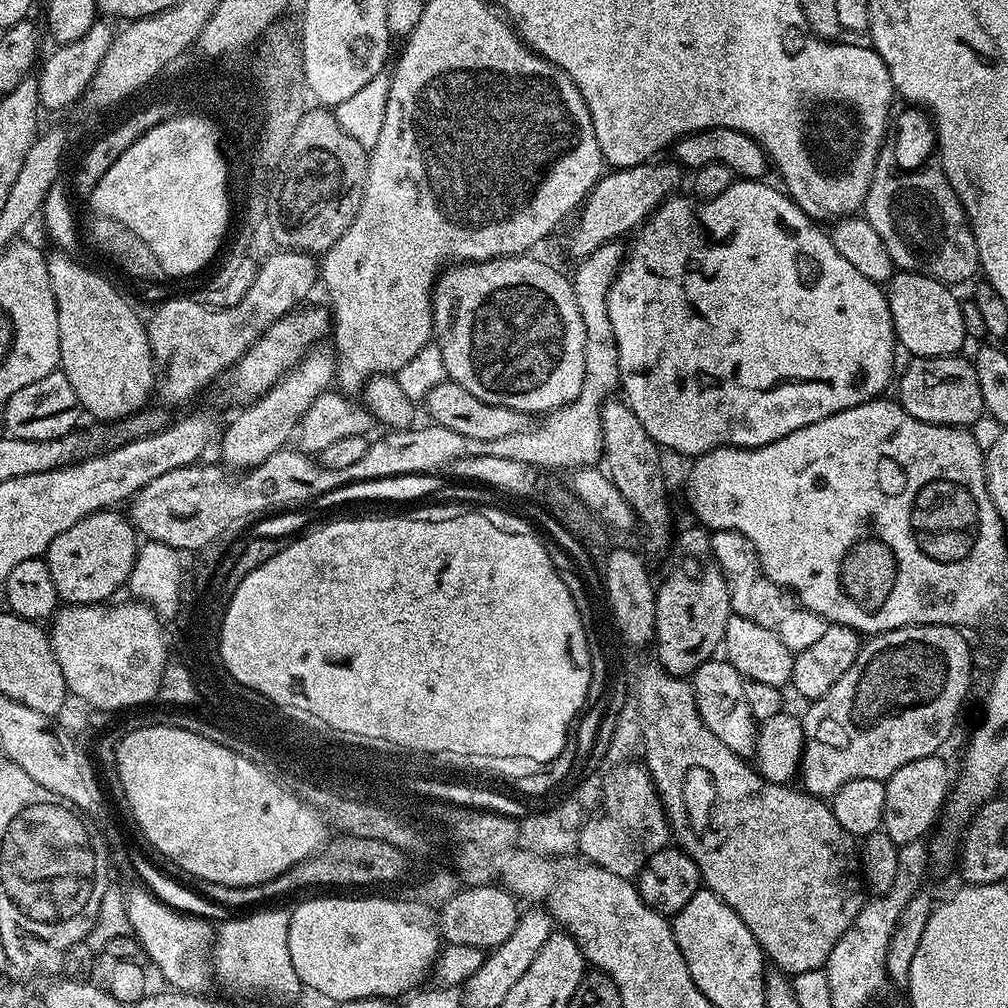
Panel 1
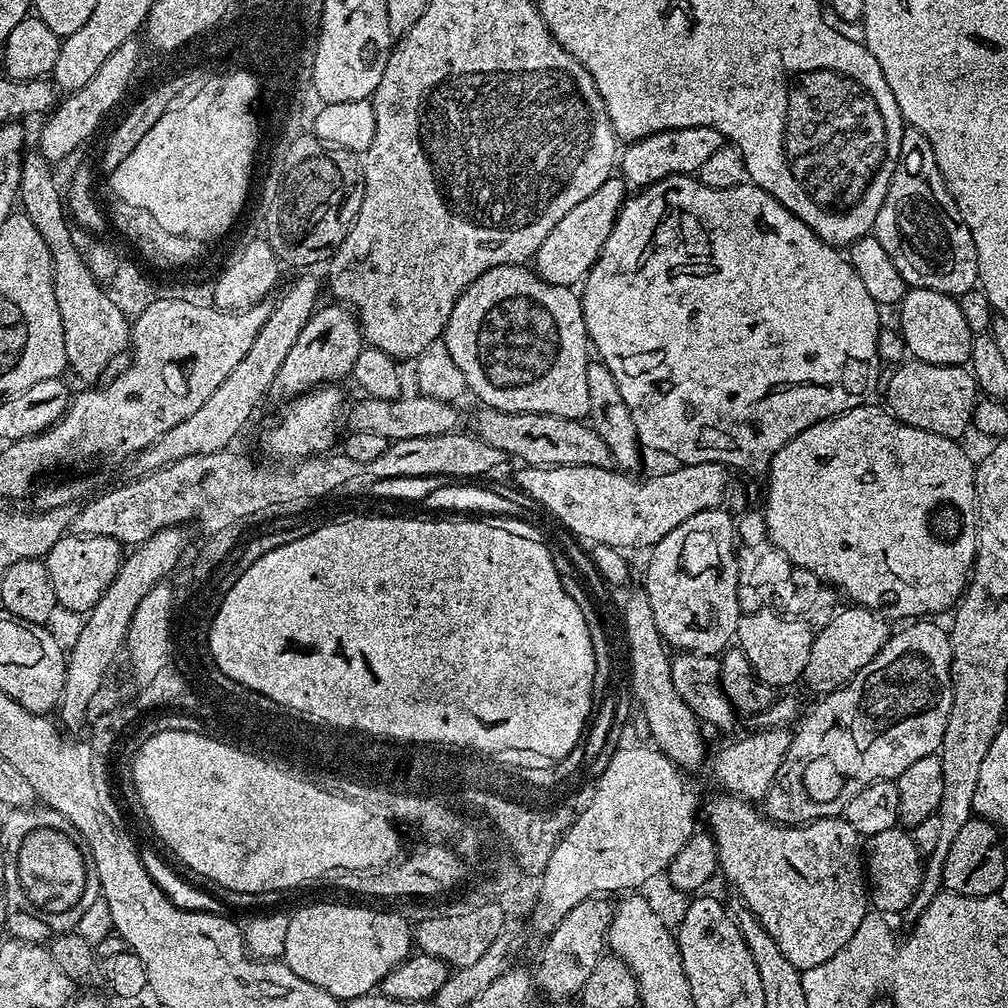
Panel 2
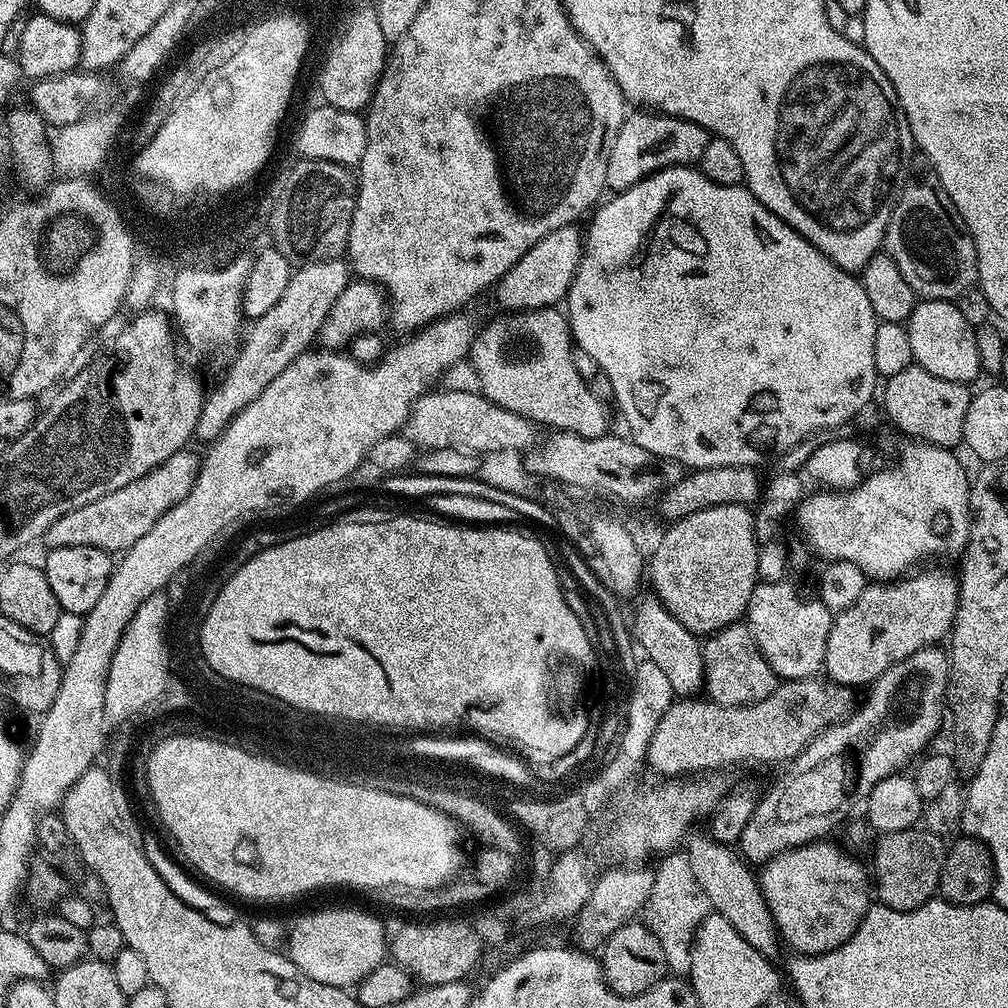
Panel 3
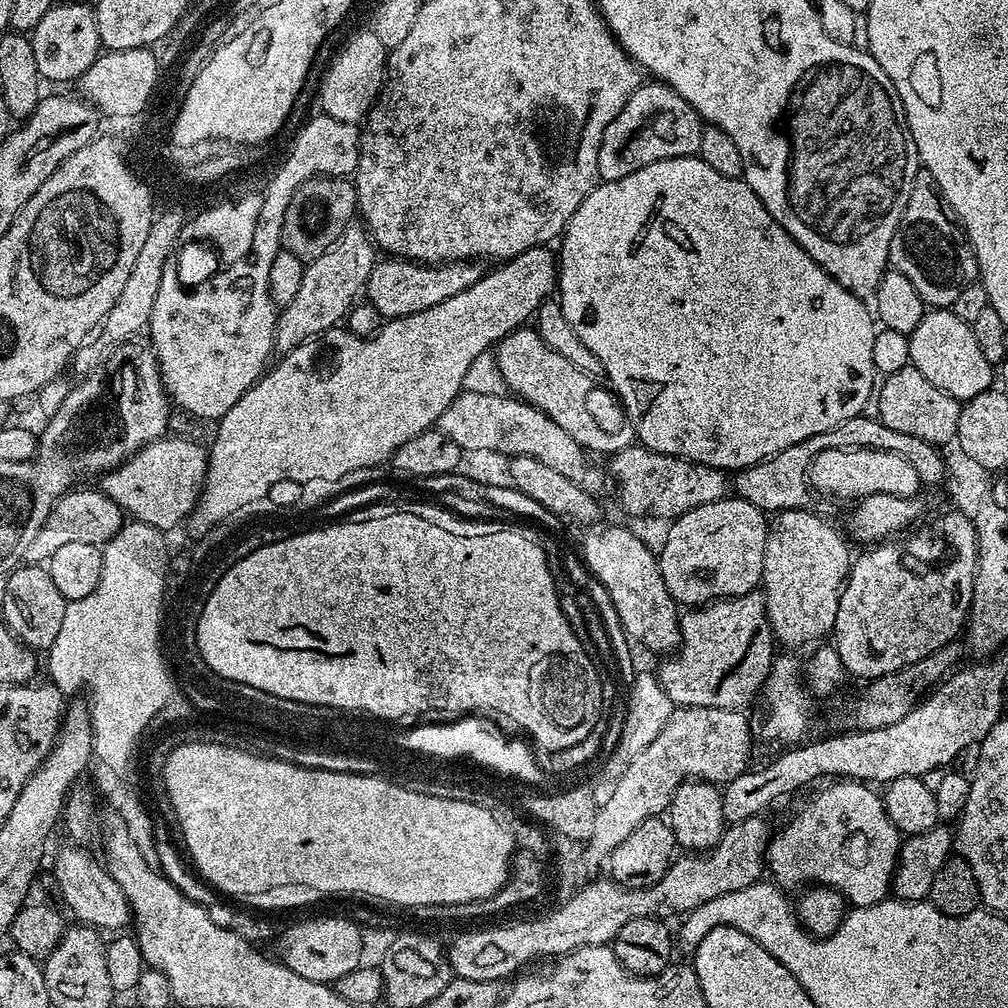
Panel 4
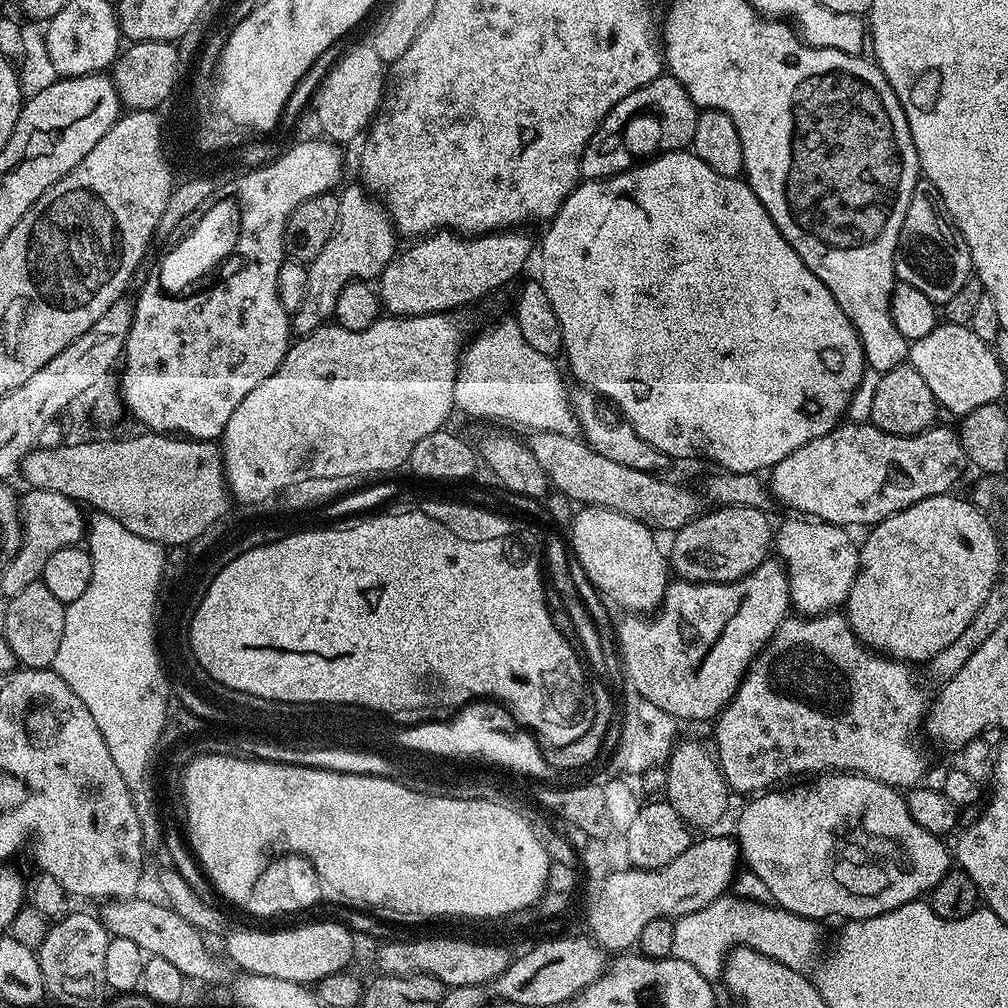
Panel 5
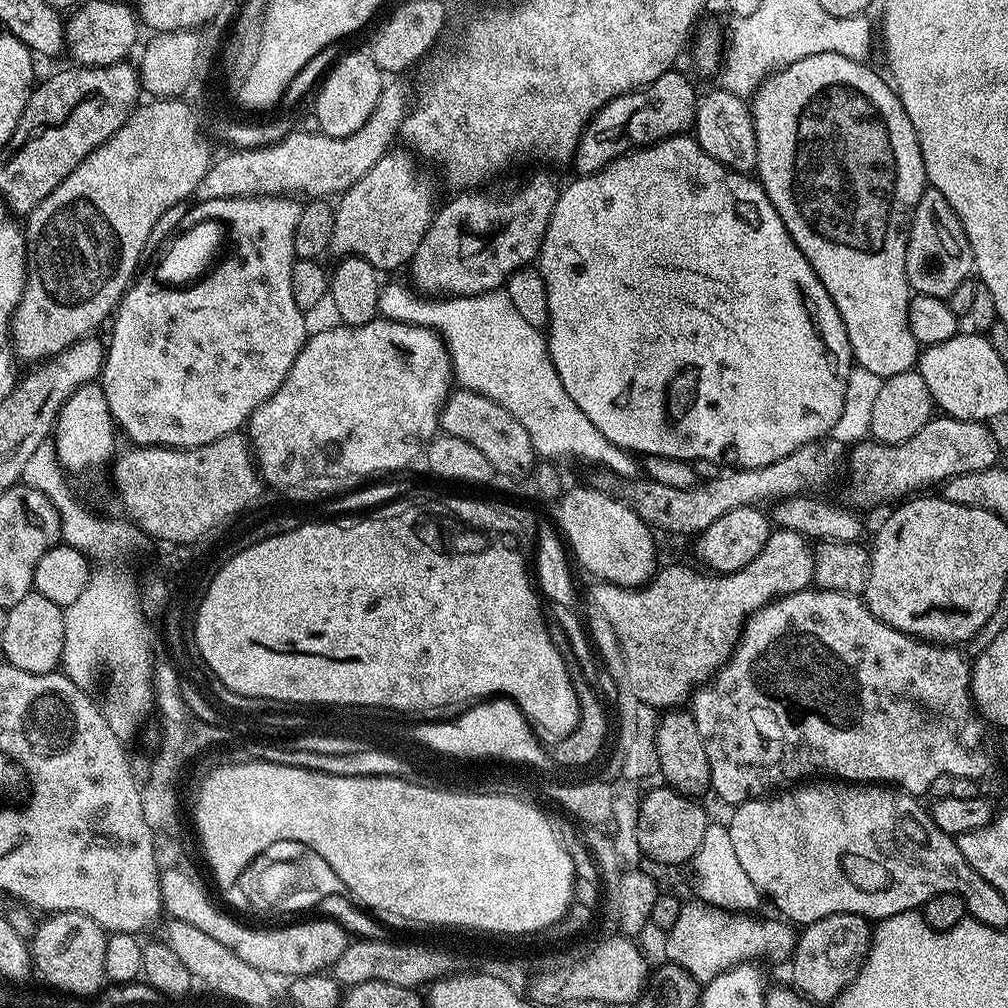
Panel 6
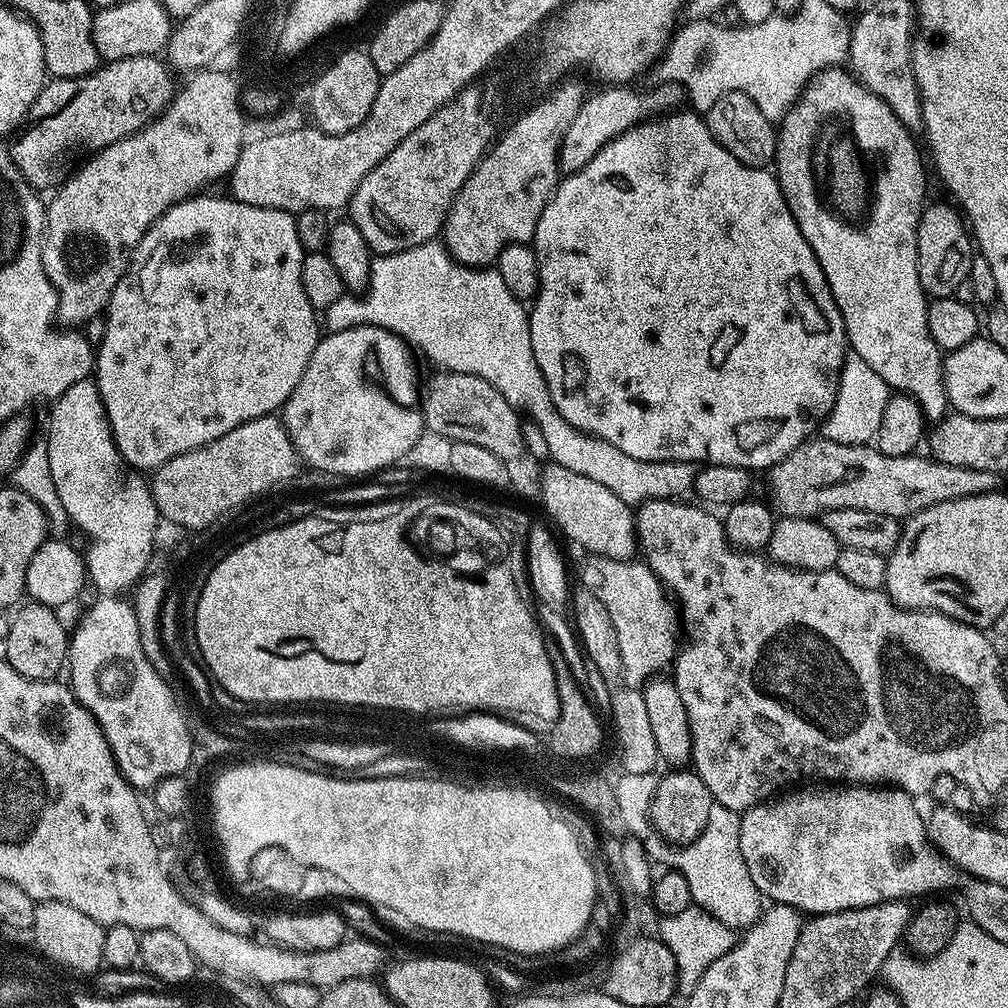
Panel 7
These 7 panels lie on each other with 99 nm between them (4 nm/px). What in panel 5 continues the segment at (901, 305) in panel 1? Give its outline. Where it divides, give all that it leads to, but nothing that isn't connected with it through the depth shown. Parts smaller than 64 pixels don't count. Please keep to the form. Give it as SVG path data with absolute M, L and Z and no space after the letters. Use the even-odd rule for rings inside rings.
M937 323L926 338L911 341L907 363L926 378L926 386L930 386L937 405L943 411L945 408L953 412L956 418L963 418L976 407L997 403L1004 392L1006 370L996 360L991 344L982 342L967 324Z

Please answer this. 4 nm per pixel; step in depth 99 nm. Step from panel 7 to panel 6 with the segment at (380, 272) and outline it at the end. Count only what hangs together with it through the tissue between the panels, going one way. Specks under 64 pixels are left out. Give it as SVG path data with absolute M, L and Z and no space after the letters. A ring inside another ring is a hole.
M385 283L381 287L379 315L383 319L403 324L422 324L437 332L448 348L455 383L461 389L468 389L492 399L509 411L526 428L529 442L537 457L547 458L552 462L560 462L560 459L581 460L584 464L597 464L616 476L632 476L636 470L638 472L637 459L618 445L612 444L610 438L606 438L606 434L602 434L598 426L594 426L594 422L590 422L590 418L586 418L586 414L578 410L574 398L566 394L566 386L562 386L562 378L558 378L558 370L554 370L554 362L548 353L545 333L530 326L518 311L514 310L514 305L504 290L482 292L477 296L429 298L405 284Z

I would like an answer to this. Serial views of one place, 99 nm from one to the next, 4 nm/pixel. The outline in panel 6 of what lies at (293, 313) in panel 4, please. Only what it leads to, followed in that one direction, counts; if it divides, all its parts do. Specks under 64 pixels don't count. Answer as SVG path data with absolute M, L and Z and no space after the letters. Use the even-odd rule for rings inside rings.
M393 147L343 192L335 205L331 247L337 257L363 256L380 274L392 272L403 264L411 265L414 250L418 250L418 242L422 242L438 207L432 176L423 172L419 163L411 151Z

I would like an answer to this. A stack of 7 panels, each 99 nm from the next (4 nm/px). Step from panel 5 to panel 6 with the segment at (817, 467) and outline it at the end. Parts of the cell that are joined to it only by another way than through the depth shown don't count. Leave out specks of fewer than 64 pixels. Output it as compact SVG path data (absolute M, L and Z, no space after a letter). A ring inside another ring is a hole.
M936 414L922 426L922 430L918 430L918 434L914 434L914 438L901 444L857 443L851 449L852 481L848 484L851 503L857 509L865 510L887 500L896 502L909 494L931 489L928 488L931 484L943 485L944 481L958 474L997 467L1000 444L988 428L991 427L987 423L978 420L959 420Z

